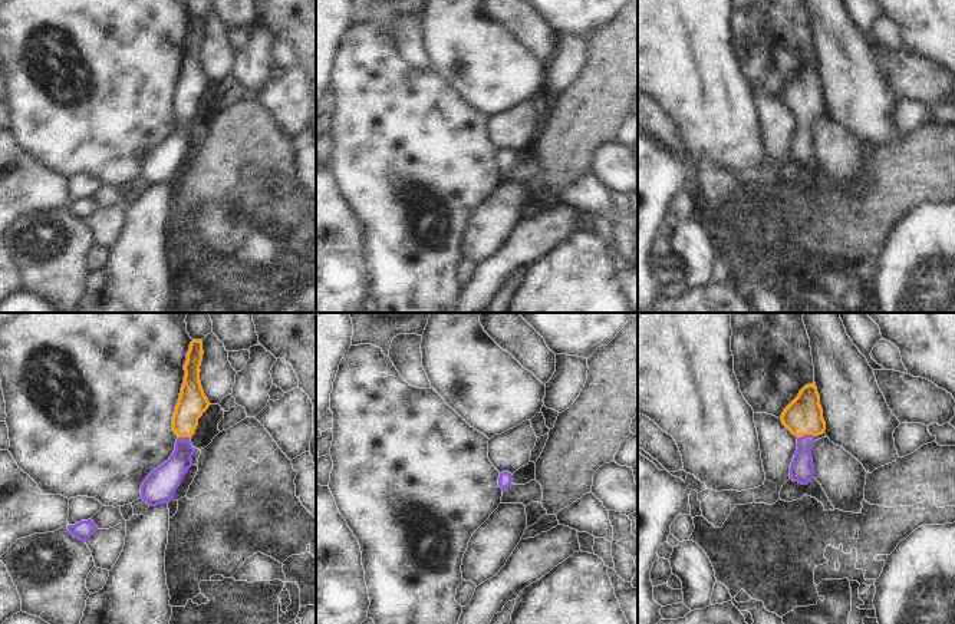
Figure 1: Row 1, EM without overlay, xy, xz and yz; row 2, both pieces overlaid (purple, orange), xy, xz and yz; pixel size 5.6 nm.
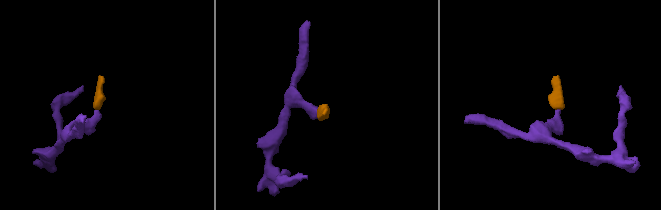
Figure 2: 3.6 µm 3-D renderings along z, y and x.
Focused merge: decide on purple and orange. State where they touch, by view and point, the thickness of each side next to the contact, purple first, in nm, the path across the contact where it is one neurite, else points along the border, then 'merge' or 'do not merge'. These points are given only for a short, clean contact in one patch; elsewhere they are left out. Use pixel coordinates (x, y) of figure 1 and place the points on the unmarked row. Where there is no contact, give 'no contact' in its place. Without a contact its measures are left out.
meets purple in yz at (804, 114); 140 nm thick on the purple side, 200 nm on the other; runs through yz (802, 148), (804, 114), (803, 95); merge

